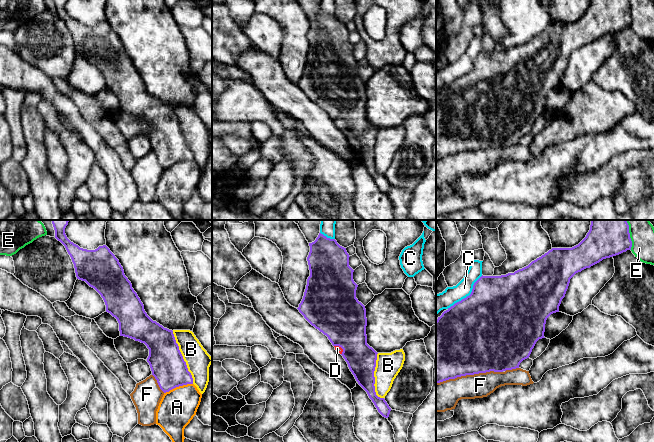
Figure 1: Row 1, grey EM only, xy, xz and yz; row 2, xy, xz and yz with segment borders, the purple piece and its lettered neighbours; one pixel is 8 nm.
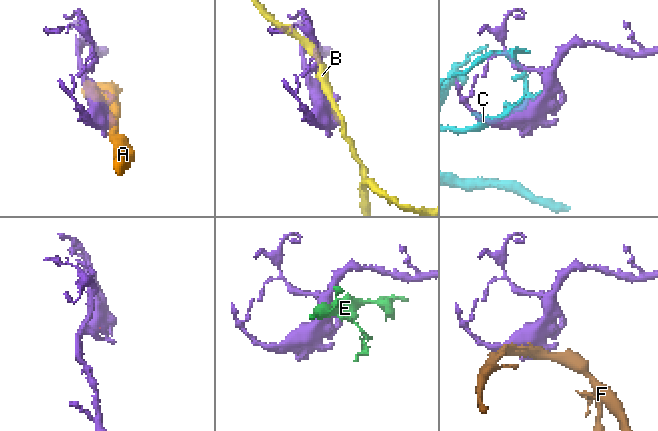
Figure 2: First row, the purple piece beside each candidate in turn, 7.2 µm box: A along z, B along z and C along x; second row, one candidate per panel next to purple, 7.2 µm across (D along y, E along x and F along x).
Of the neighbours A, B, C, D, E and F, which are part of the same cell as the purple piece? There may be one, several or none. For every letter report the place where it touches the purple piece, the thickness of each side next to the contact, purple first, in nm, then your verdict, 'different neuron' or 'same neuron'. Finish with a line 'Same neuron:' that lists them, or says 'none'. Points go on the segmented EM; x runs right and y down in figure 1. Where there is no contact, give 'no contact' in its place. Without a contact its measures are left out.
A: contact xy (178, 386); calibres 280 and 300 nm; different neuron
B: contact xy (182, 357); calibres 280 and 200 nm; different neuron
C: contact yz (467, 296); calibres 500 and 140 nm; different neuron
D: contact xz (341, 347); calibres 380 and 50 nm; same neuron
E: contact yz (629, 235); calibres 320 and 190 nm; different neuron
F: contact yz (469, 374); calibres 500 and 220 nm; different neuron
Same neuron: D

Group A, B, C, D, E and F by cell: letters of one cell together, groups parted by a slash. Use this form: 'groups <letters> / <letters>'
groups A / B / C / D / E / F

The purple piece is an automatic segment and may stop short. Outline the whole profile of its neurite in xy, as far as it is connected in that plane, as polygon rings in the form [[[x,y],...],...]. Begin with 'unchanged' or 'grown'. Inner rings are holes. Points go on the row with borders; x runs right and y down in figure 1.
unchanged | [[[69,220],[51,221],[55,238],[65,246],[72,259],[77,279],[85,281],[101,295],[106,312],[119,323],[120,336],[144,343],[149,349],[147,362],[160,389],[166,393],[176,387],[193,384],[173,331],[147,315],[123,267],[110,249],[106,245],[95,250],[80,248],[65,234]]]

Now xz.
grown | [[[319,233],[314,242],[309,243],[309,246],[310,252],[307,261],[310,276],[307,279],[303,299],[297,309],[312,326],[328,337],[332,345],[335,347],[335,350],[343,356],[356,381],[367,392],[378,412],[383,417],[388,418],[391,408],[385,399],[378,397],[375,392],[374,371],[378,353],[367,344],[366,309],[365,306],[356,298],[358,285],[353,280],[354,270],[349,266],[350,256],[347,253],[346,248],[340,246],[335,239],[327,238],[321,233]]]

